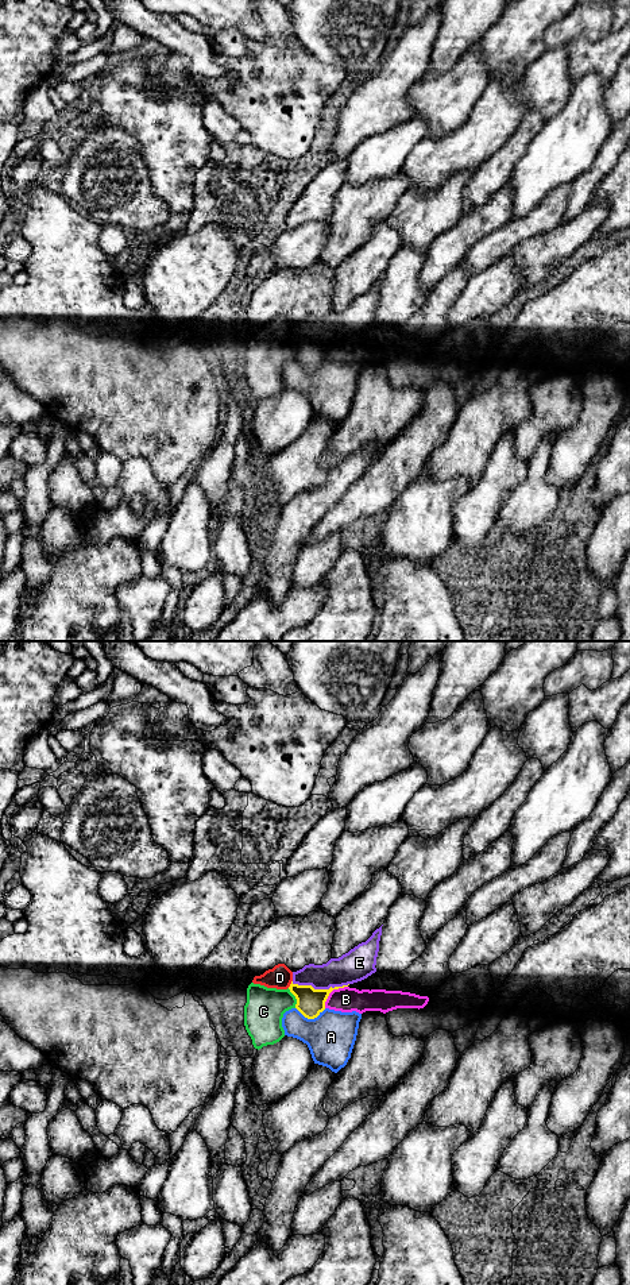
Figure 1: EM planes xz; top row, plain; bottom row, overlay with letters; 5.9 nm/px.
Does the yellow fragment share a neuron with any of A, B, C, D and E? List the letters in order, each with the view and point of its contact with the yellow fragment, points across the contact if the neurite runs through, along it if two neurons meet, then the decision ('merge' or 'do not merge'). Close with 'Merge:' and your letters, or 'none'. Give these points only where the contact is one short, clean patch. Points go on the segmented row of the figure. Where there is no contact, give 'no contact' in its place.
A: meets yellow in xz at (310, 1018); do not merge
B: meets yellow in xz at (331, 991); do not merge
C: meets yellow in xz at (296, 998); do not merge
D: meets yellow in xz at (290, 984); border along xz (292, 980), (288, 987); do not merge
E: meets yellow in xz at (320, 990); merge
Merge: E

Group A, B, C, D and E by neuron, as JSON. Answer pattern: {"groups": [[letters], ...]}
{"groups": [["A"], ["B"], ["C", "D"], ["E"]]}

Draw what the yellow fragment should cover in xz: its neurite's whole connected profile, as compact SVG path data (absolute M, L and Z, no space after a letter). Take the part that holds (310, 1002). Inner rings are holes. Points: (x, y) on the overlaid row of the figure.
M382 926L366 941L339 958L331 958L326 964L305 965L293 972L289 987L295 996L295 1008L308 1019L317 1018L325 1010L325 1002L333 989L348 987L362 981L376 972L376 957Z

